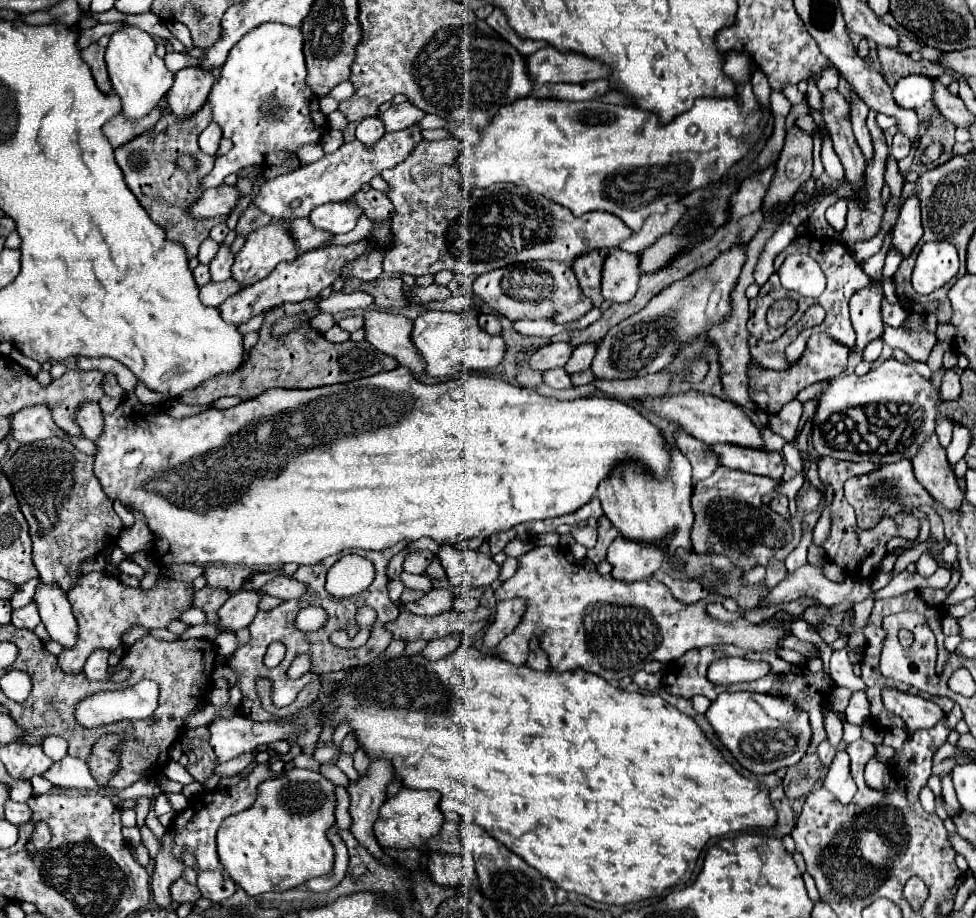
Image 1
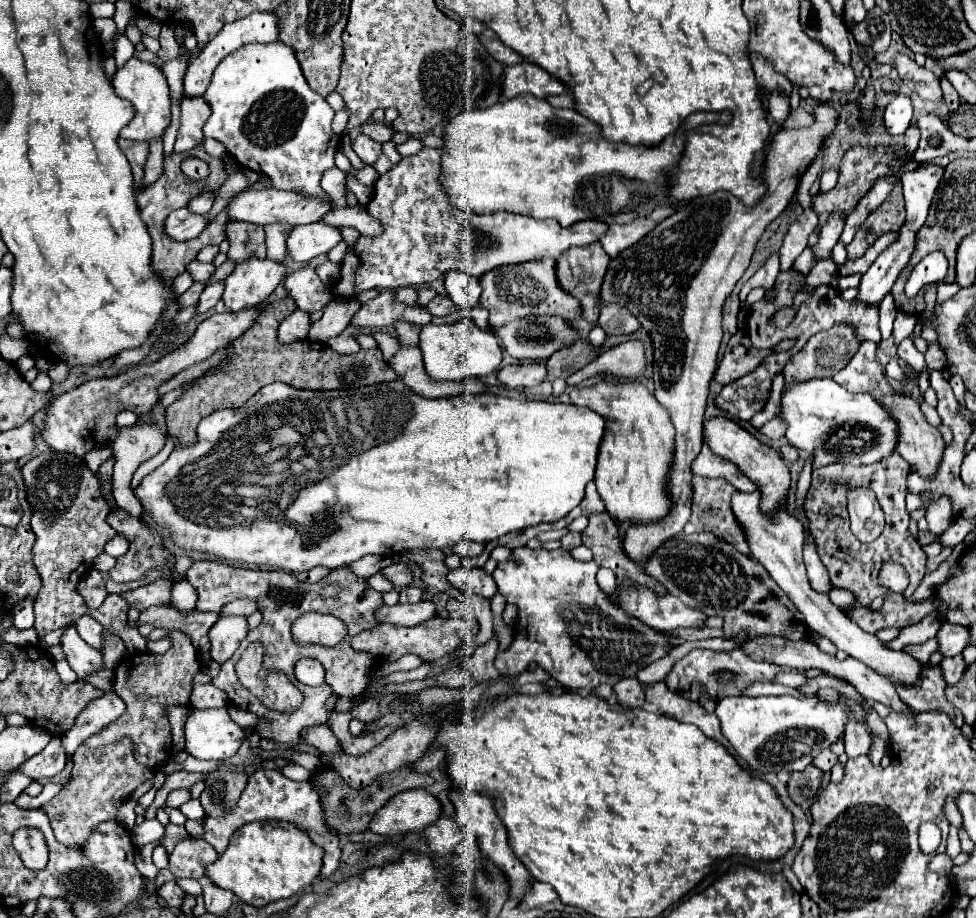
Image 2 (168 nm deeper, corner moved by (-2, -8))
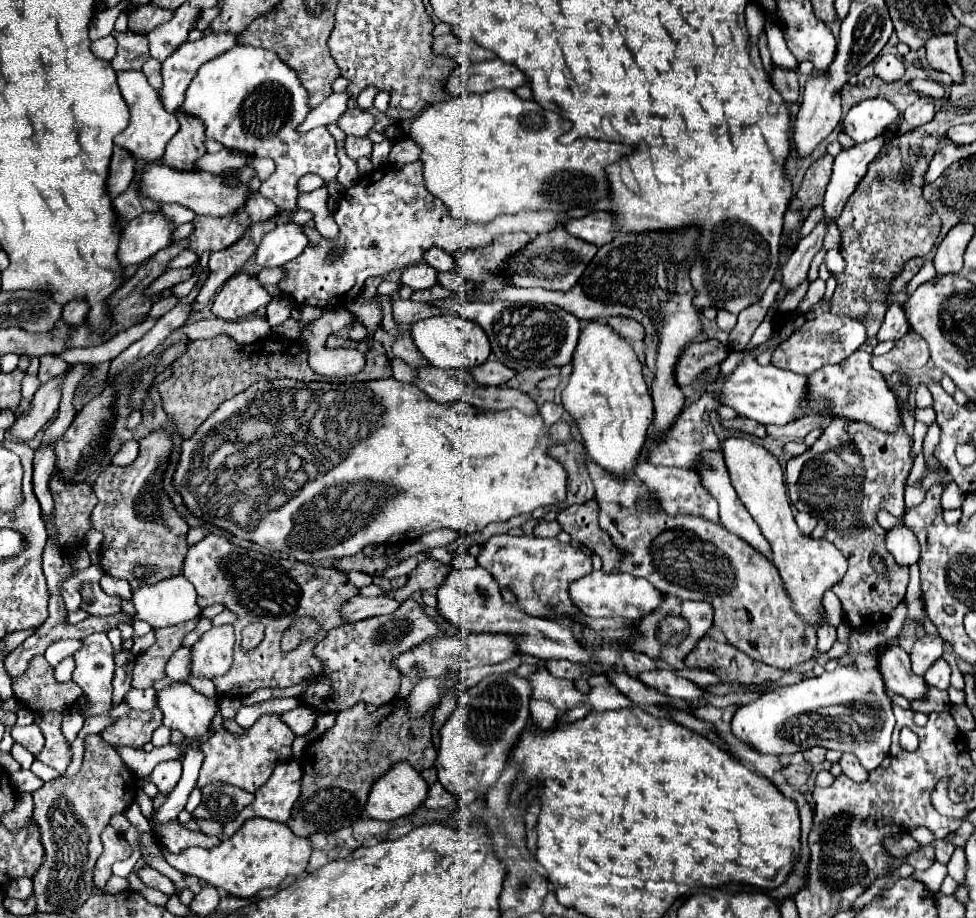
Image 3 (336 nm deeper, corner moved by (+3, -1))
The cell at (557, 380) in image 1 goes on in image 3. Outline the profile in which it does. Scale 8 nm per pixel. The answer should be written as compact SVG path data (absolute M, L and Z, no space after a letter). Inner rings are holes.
M590 321L580 329L580 339L572 357L572 375L562 391L562 405L570 413L572 423L578 427L588 455L598 465L608 469L608 473L614 473L622 479L632 477L634 473L628 469L636 465L636 459L640 457L640 451L644 447L648 429L654 419L654 403L642 377L642 363L638 361L632 347L606 323Z

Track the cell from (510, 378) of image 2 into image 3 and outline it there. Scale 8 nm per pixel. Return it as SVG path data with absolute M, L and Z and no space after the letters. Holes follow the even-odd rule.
M486 361L474 369L470 369L470 375L478 385L504 385L510 381L516 373L502 365L500 361Z

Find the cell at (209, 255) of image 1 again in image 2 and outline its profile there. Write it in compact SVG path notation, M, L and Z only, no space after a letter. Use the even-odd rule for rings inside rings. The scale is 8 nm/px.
M193 260L193 264L189 264L189 268L187 268L187 270L193 274L193 280L199 280L199 282L207 282L207 280L213 276L213 272L215 272L217 268L215 268L215 264L213 264L213 262L205 264L205 262Z

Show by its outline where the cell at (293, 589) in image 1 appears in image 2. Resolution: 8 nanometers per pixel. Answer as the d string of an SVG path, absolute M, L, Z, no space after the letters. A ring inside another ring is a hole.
M241 598L231 604L227 604L221 614L239 614L239 616L251 616L257 610L257 602L251 598Z

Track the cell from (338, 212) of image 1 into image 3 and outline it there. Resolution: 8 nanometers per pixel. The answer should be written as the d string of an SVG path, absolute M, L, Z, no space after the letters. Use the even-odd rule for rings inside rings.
M286 221L276 225L274 231L266 233L254 253L256 265L260 267L282 267L284 263L298 257L308 245L302 227Z

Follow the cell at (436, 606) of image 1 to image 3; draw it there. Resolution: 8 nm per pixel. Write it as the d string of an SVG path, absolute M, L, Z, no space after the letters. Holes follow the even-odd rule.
M356 595L340 607L340 615L346 623L354 623L354 621L376 617L376 615L388 615L388 613L396 611L398 605L400 605L398 601L382 597L382 595L380 597Z

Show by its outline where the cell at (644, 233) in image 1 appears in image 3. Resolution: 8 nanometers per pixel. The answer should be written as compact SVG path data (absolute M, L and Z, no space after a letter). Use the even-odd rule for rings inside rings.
M594 211L580 219L570 219L564 223L564 229L570 235L580 237L582 241L588 241L596 247L602 247L604 243L612 241L612 237L614 237L614 221L612 221L610 213L606 213L606 211Z

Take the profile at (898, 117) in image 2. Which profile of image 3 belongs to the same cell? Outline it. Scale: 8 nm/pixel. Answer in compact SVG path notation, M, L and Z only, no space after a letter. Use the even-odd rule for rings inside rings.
M882 97L864 99L846 113L842 119L842 129L856 143L862 143L888 131L888 125L896 121L898 115L900 111Z

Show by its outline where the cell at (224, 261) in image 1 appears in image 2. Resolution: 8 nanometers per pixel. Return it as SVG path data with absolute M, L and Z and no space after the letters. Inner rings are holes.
M225 280L207 284L205 290L203 290L203 294L201 294L201 298L199 298L199 308L197 308L199 314L203 314L203 312L207 312L209 308L213 308L213 306L221 300L223 290L225 290Z

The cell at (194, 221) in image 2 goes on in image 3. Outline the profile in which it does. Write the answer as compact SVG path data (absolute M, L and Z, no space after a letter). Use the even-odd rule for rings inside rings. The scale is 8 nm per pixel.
M142 213L126 223L116 251L120 267L142 263L156 251L168 247L172 231L172 225L168 225L160 213Z

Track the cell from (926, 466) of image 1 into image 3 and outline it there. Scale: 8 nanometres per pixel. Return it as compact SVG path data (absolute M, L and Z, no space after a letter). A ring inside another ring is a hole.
M856 351L852 357L842 361L840 365L822 367L816 373L808 375L808 401L796 409L794 419L802 419L806 415L818 415L826 403L830 403L830 413L844 419L866 421L880 431L894 431L902 419L898 415L898 405L894 393L890 393L886 379L872 369L870 357L864 351Z

